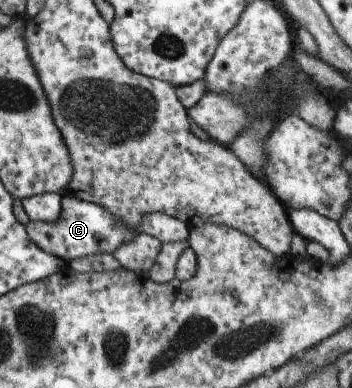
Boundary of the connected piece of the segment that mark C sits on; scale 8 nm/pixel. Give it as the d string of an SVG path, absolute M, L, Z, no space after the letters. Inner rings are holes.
M63 195L61 202L61 217L54 222L40 222L40 221L28 221L25 224L26 232L32 242L35 242L42 250L53 254L55 257L62 259L64 262L77 259L83 256L90 256L99 252L107 252L113 254L113 250L121 245L124 241L128 242L132 237L135 237L141 230L134 231L125 227L119 222L119 218L113 218L113 216L105 211L101 206L79 201L76 197L69 195Z

